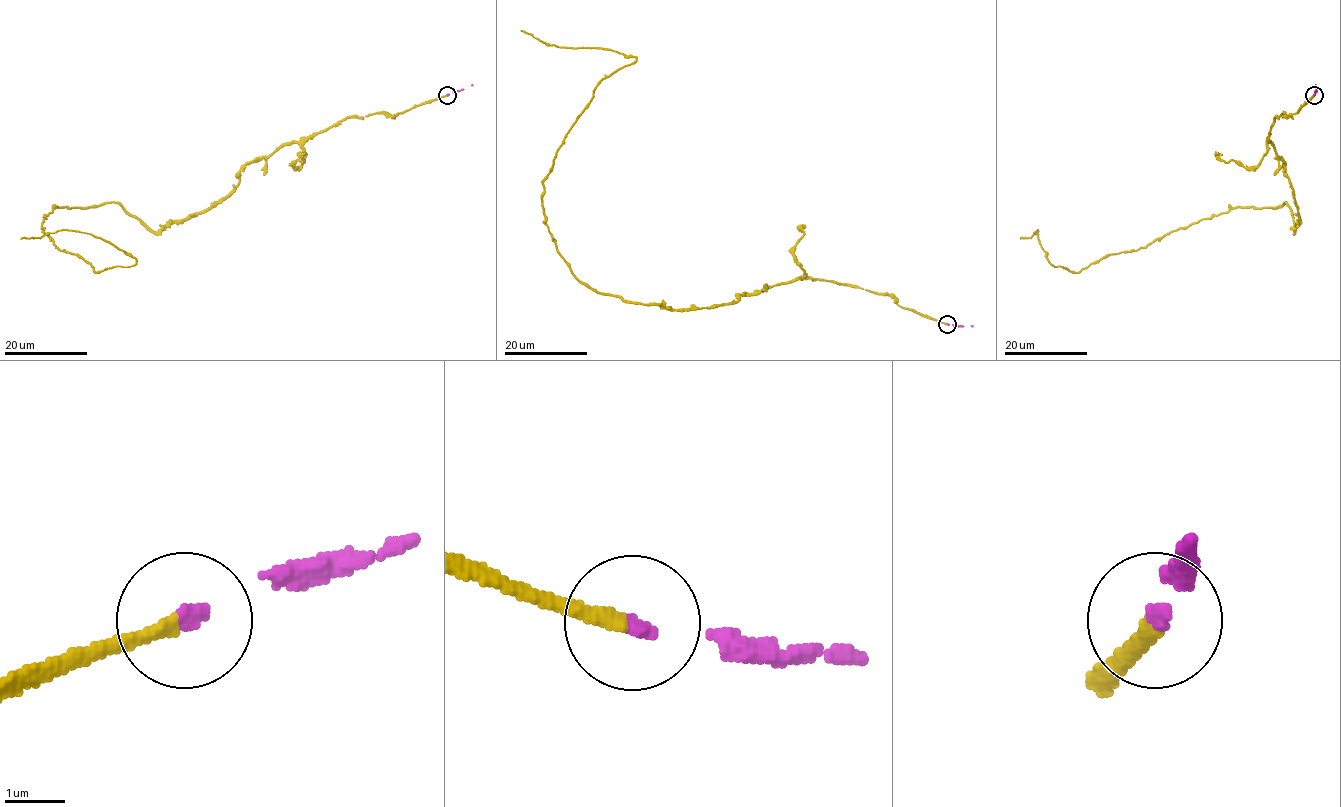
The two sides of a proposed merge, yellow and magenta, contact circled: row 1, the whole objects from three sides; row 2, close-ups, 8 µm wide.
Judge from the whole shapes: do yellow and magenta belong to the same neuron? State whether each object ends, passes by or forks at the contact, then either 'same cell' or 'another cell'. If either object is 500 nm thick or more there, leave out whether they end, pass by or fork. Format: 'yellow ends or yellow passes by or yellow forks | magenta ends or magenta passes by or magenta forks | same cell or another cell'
yellow ends | magenta ends | same cell

